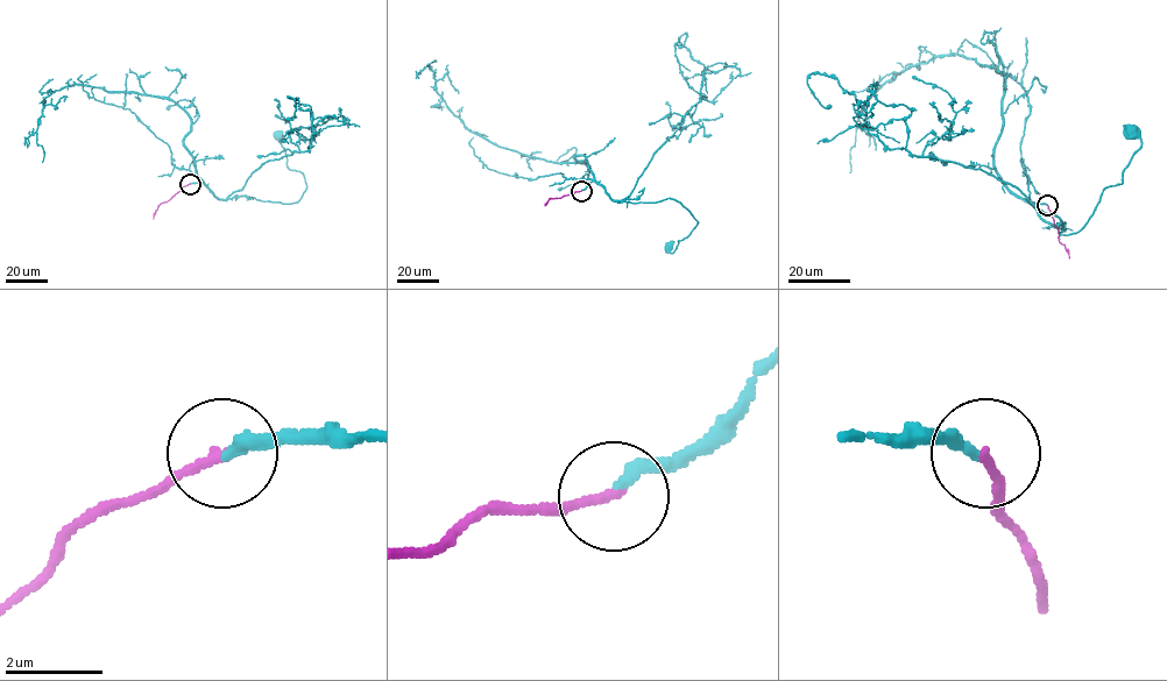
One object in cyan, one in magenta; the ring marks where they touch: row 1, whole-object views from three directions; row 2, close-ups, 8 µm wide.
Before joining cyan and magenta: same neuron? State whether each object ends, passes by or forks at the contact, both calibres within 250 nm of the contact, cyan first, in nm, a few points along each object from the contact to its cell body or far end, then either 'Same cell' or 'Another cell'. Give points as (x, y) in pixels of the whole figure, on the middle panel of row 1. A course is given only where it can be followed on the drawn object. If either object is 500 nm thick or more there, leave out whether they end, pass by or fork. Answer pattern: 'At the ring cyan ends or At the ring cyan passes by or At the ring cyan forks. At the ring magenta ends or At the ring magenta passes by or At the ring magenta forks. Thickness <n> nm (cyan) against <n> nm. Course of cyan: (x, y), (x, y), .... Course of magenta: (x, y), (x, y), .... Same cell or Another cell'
At the ring cyan ends. At the ring magenta ends. Thickness 240 nm (cyan) against 190 nm. Course of cyan: (581, 191), (593, 181), (613, 199), (679, 201), (698, 222), (678, 240), (672, 253), (669, 246). Course of magenta: (581, 191), (550, 198), (544, 205). Same cell

